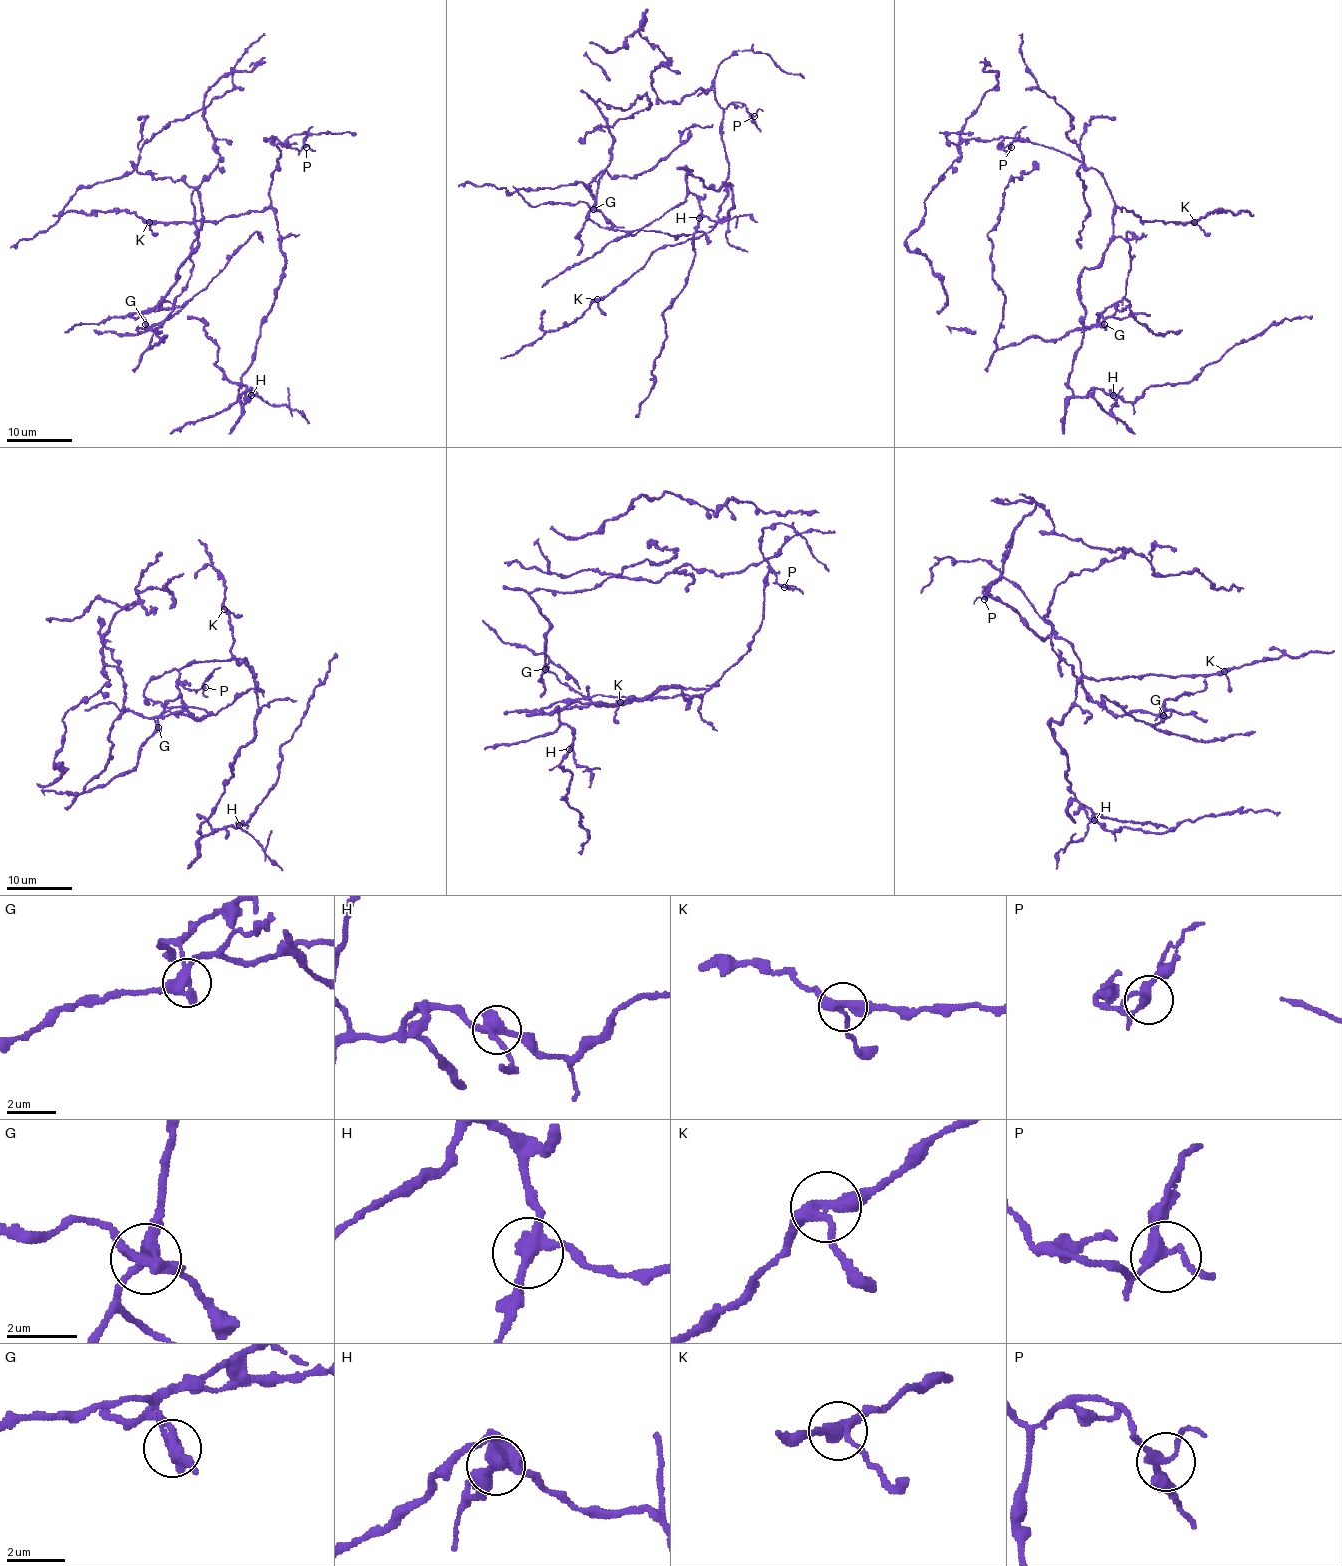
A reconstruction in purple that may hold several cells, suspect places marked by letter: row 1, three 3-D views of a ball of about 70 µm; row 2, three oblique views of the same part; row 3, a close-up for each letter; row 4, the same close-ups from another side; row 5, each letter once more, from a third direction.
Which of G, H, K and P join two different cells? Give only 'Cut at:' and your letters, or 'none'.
Cut at: G

